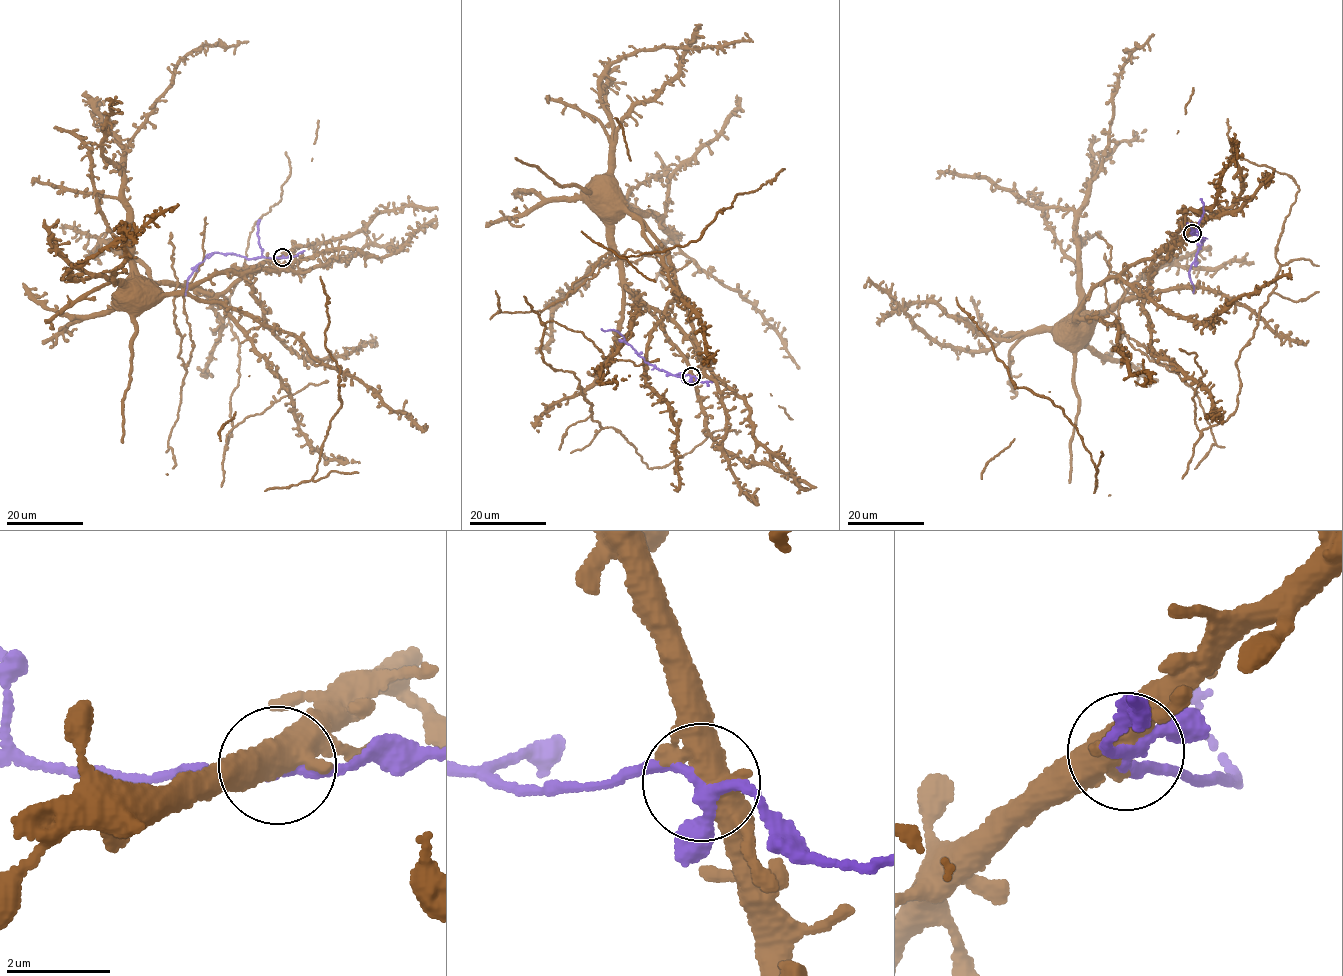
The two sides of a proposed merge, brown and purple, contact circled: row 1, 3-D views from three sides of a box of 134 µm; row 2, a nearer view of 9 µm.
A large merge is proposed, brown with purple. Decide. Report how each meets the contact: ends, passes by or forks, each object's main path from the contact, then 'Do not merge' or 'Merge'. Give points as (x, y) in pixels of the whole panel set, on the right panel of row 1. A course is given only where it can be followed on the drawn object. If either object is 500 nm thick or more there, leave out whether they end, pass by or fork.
Course of brown: (1192, 233), (1177, 240), (1171, 254), (1155, 266), (1145, 292), (1121, 298), (1104, 310), (1088, 329), (1075, 330). Course of purple: (1192, 233), (1204, 240), (1189, 274), (1193, 293). Do not merge

